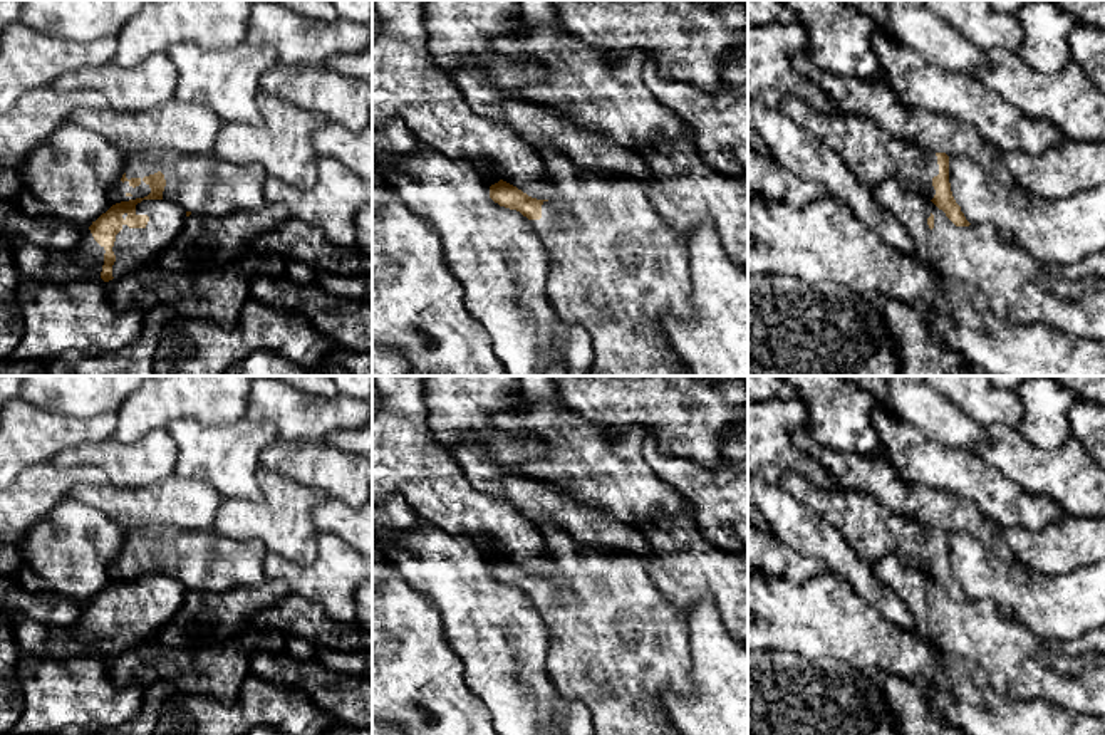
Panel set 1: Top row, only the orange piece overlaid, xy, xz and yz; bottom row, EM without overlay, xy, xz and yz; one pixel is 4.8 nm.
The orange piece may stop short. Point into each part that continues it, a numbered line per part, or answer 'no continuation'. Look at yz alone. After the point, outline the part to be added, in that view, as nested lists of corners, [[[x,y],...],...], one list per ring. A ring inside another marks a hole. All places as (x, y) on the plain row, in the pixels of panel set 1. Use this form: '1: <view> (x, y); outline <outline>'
1: yz (1020, 665); outline [[[895,555],[870,562],[870,569],[904,601],[919,639],[984,670],[998,693],[1023,701],[1046,700],[1075,713],[1105,717],[1105,653],[1063,654],[1050,649],[1045,639],[993,601],[956,602],[929,574],[907,567]]]

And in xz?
1: xz (408, 460); outline [[[372,376],[372,379],[376,383],[372,394],[372,502],[401,495],[421,520],[448,534],[468,535],[476,544],[490,540],[500,555],[528,572],[553,576],[555,562],[543,555],[543,539],[537,524],[525,519],[505,498],[475,490],[453,453],[434,438],[428,425],[426,376]]]

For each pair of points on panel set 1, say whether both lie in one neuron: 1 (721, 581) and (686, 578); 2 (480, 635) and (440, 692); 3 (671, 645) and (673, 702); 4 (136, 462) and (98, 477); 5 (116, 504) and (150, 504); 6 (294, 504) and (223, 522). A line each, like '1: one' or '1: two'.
1: one
2: two
3: two
4: two
5: one
6: one

